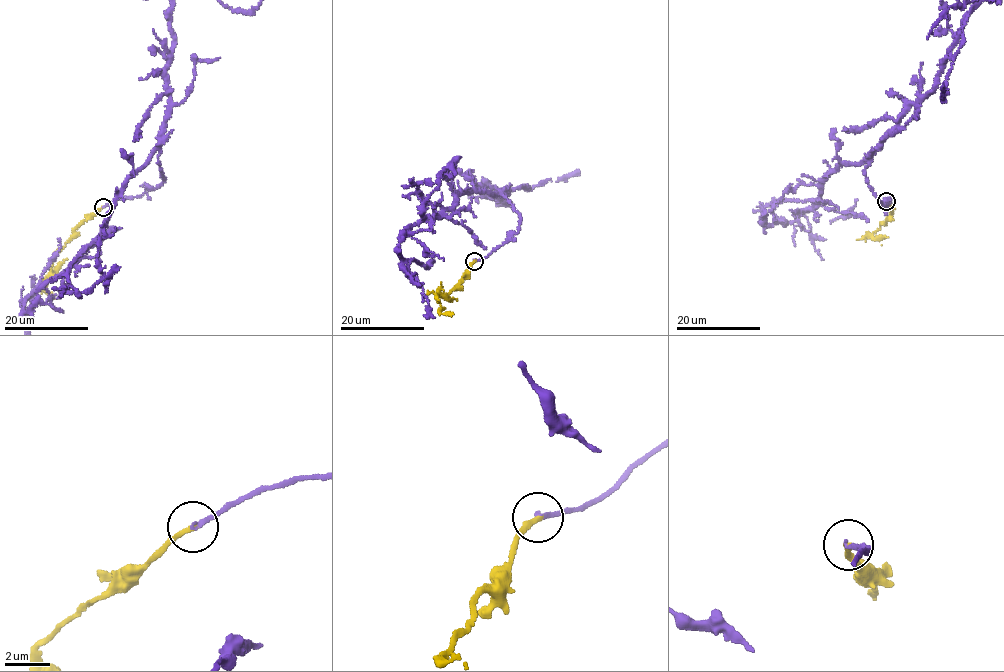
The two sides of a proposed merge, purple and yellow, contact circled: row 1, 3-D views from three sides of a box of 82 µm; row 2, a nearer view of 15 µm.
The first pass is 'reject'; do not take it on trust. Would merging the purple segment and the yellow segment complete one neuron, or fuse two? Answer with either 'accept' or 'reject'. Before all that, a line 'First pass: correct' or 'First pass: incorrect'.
First pass: incorrect
accept

